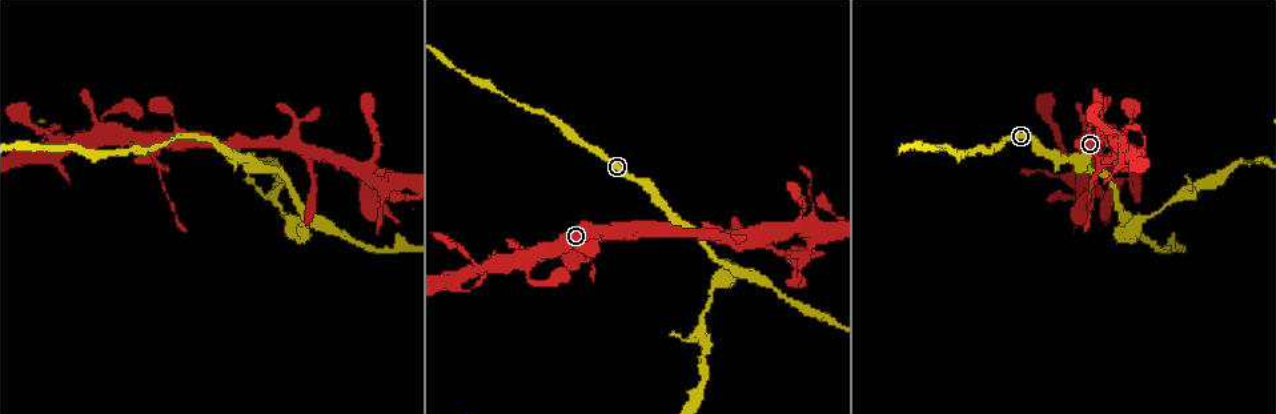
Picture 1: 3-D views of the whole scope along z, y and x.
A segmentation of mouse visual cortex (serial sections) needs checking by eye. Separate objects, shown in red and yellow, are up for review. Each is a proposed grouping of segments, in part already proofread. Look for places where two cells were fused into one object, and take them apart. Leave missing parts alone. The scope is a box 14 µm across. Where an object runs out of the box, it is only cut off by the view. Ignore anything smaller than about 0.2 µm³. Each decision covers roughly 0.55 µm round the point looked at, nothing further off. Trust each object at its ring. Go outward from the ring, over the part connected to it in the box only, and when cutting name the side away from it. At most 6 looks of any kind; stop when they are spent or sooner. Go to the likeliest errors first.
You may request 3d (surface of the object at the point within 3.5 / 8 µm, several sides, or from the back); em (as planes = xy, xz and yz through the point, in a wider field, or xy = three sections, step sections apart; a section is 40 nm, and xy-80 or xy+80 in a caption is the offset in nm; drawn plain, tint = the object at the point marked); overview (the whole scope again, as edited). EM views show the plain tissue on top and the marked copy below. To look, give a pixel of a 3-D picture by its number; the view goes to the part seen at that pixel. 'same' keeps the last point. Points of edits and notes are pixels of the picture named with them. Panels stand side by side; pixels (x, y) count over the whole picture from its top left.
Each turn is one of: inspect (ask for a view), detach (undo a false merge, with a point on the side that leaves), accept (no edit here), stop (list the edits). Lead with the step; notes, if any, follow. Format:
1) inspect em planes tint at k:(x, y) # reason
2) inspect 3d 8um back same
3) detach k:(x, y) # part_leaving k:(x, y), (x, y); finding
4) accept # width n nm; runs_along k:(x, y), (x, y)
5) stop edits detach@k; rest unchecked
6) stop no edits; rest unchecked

inspect 3d 3.5um at 1:(1096, 193) # branch point

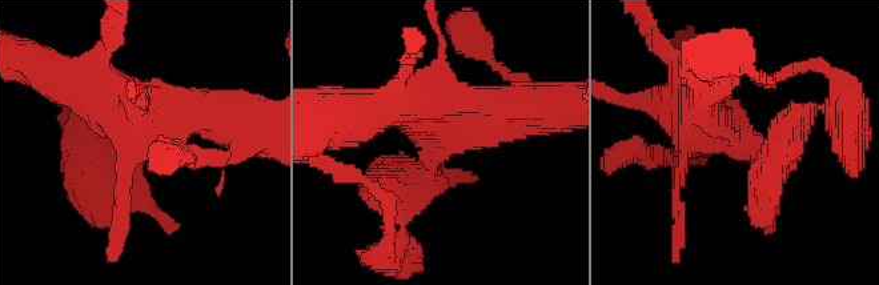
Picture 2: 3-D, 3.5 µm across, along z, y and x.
inspect em xy step 3 tint at 2:(731, 137)

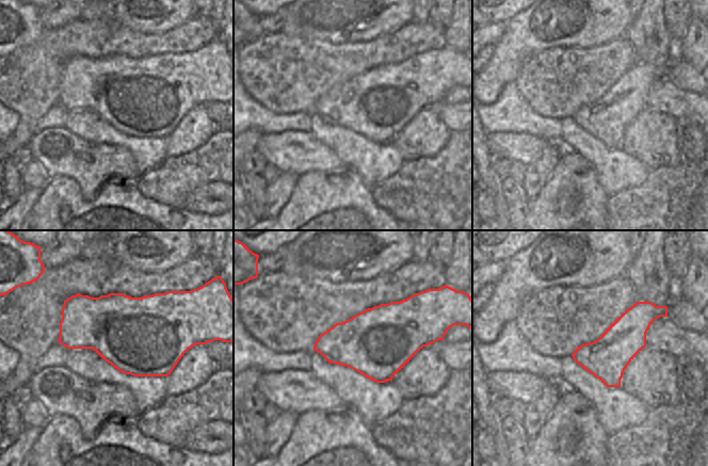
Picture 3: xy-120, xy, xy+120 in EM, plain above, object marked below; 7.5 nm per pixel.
inspect em xy step 2 tint same

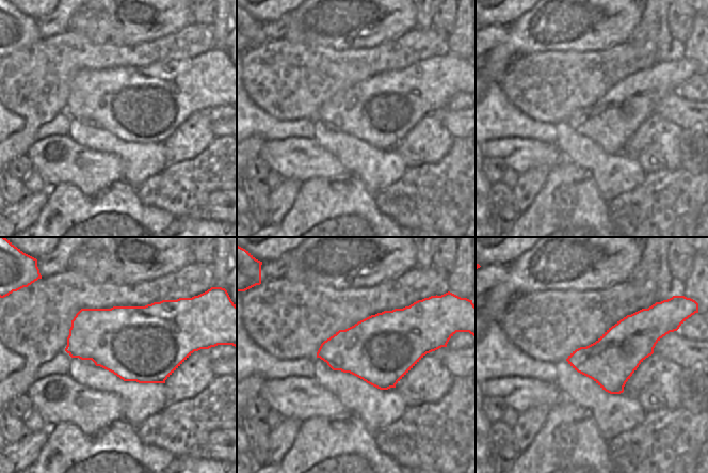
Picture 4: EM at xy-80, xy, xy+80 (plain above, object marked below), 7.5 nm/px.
detach 2:(781, 116) # two cells meet here

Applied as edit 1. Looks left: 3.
inspect 3d 3.5um at 1:(265, 170) # calibre changes

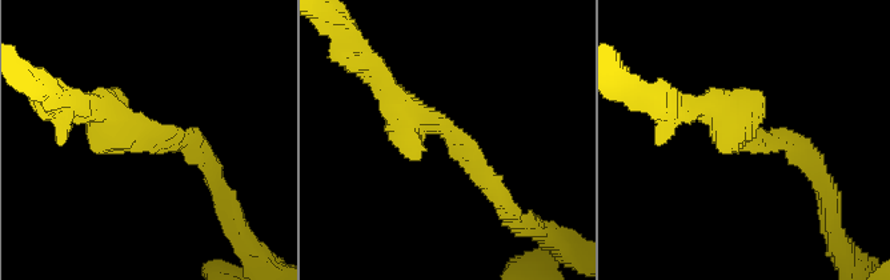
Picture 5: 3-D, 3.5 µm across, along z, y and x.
inspect em xy step 1 tint at 5:(152, 137) # arm_widths 200, 400 nm

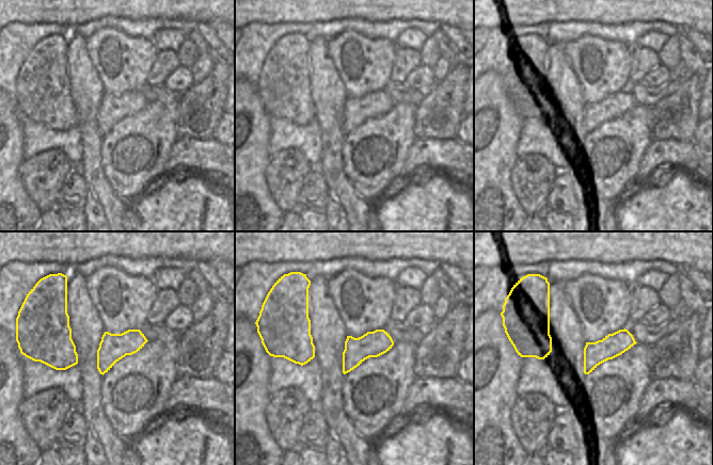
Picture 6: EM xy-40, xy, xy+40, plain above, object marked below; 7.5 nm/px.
accept # runs_along 5:(95, 107), (119, 135), (205, 155); continuous, no second cell

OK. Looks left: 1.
stop edits detach@2; rest unchecked

